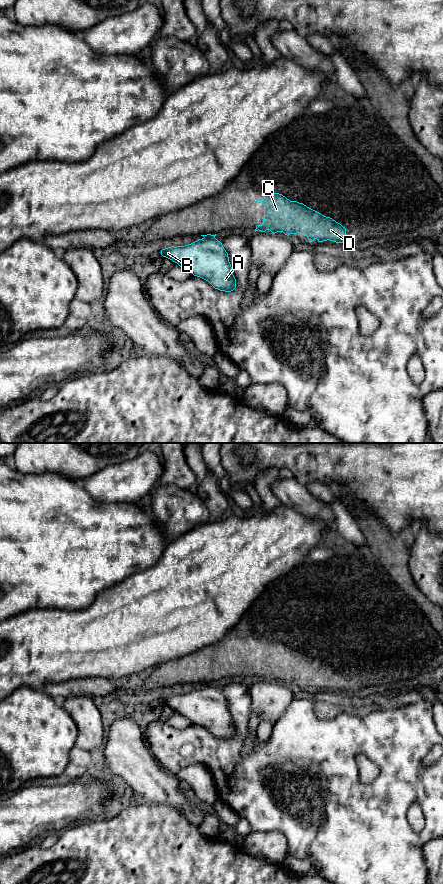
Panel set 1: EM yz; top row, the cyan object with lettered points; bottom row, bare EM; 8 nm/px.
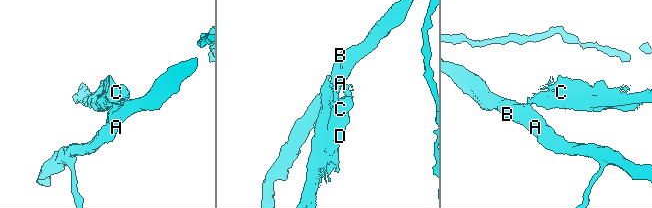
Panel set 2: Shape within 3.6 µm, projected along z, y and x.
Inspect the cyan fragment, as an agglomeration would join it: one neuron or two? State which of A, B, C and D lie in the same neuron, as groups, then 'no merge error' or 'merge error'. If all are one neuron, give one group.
groups A B / C D; merge error

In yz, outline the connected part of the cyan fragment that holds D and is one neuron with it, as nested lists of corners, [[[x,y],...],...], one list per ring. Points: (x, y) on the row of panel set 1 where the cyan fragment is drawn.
[[[279,193],[265,194],[262,201],[256,200],[256,203],[264,205],[264,219],[261,225],[257,225],[255,231],[265,232],[270,230],[272,234],[283,232],[285,235],[300,233],[308,238],[310,242],[317,239],[318,242],[333,241],[344,243],[346,239],[346,228],[330,217],[307,207],[303,203],[290,201]]]

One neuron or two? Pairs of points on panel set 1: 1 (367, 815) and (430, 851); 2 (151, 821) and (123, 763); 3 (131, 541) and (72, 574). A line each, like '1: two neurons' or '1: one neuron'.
1: two neurons
2: two neurons
3: one neuron

